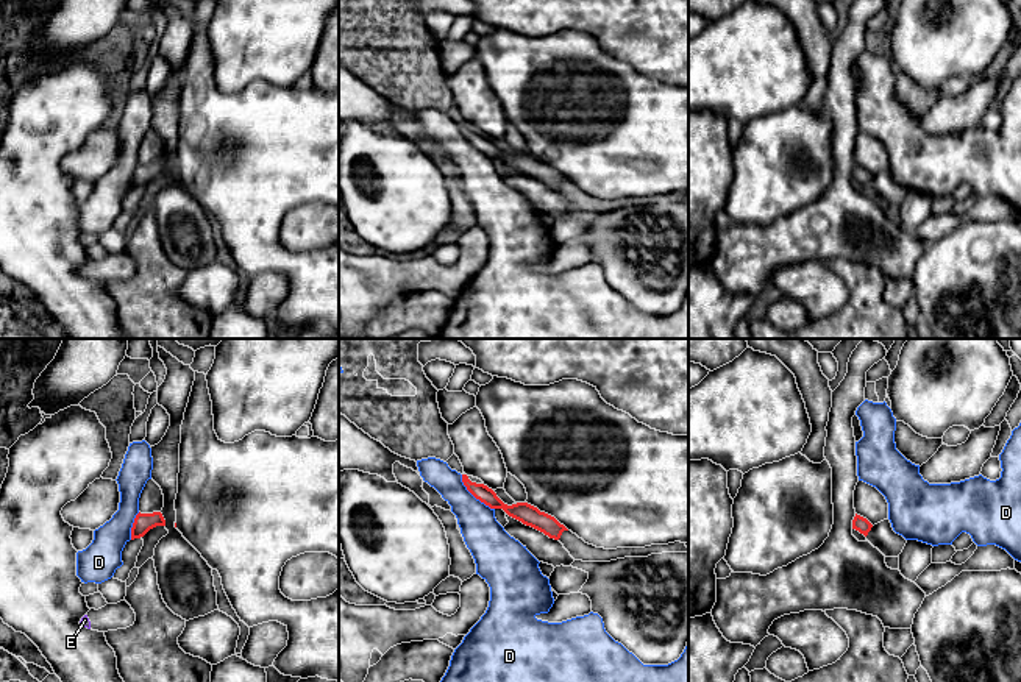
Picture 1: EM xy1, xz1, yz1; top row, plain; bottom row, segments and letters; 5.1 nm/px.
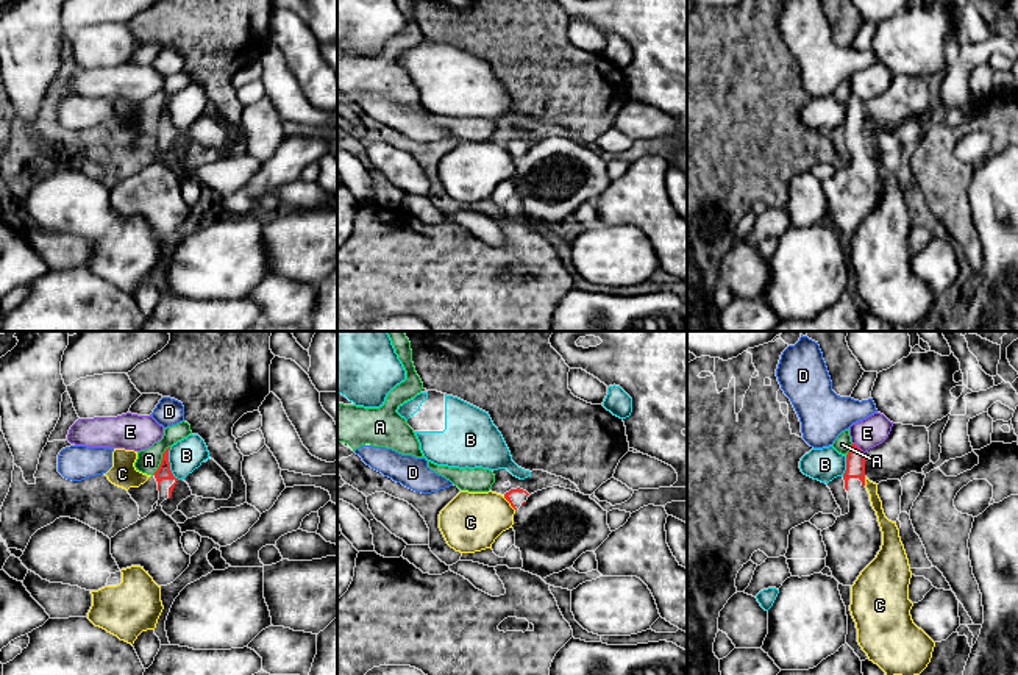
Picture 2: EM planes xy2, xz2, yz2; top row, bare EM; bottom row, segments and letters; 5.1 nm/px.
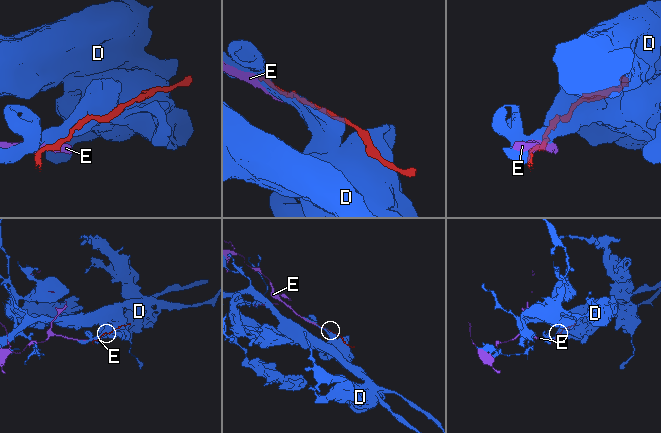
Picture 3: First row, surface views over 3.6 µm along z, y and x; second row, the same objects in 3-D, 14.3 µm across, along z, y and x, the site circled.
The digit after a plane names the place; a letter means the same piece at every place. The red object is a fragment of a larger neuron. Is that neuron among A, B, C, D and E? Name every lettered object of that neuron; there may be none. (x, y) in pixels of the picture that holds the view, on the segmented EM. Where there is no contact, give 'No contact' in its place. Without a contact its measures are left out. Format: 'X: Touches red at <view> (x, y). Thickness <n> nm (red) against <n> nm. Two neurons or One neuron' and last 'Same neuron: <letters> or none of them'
A: Touches red at xy2 (161, 460). Thickness 70 nm (red) against 120 nm. Two neurons
B: Touches red at xy2 (169, 464). Thickness 70 nm (red) against 170 nm. Two neurons
C: Touches red at yz2 (864, 482). Thickness 100 nm (red) against 60 nm. Two neurons
D: Touches red at xz1 (473, 495). Thickness 90 nm (red) against 200 nm. Two neurons
E: Touches red at yz2 (859, 449). Thickness 100 nm (red) against 150 nm. Two neurons
Same neuron: none of them

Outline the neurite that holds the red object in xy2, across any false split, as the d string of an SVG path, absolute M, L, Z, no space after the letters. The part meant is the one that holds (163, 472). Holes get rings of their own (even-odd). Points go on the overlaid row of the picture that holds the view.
M169 450L153 473L159 491L156 509L111 538L111 555L119 569L141 566L158 586L173 583L190 564L190 555L181 544L181 528L161 506L178 481L170 470Z

